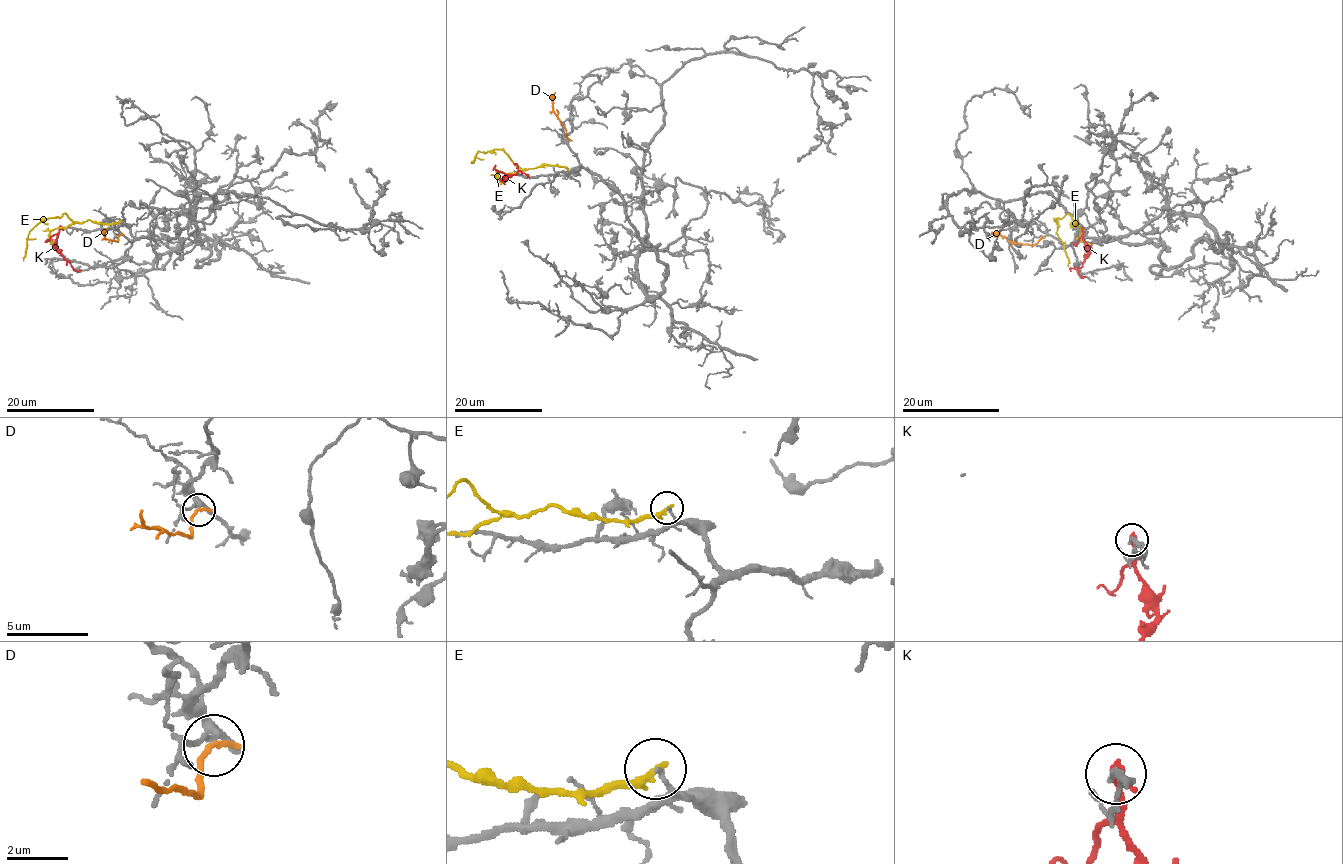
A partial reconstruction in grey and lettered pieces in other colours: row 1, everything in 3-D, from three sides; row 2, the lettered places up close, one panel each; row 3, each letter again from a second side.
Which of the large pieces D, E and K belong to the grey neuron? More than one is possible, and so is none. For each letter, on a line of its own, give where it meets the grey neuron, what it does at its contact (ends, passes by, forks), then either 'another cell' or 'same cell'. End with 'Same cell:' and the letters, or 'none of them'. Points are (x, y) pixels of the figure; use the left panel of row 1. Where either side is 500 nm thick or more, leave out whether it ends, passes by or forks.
D: (120, 234) | it ends | another cell
E: (119, 220) | it ends | another cell
K: (63, 227) | it ends | same cell
Same cell: K

